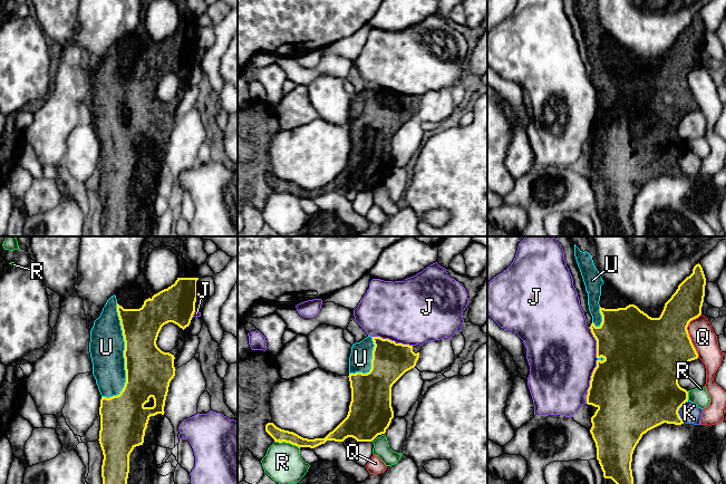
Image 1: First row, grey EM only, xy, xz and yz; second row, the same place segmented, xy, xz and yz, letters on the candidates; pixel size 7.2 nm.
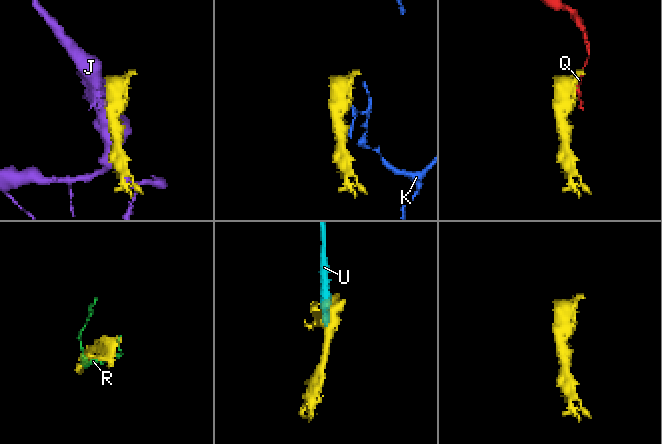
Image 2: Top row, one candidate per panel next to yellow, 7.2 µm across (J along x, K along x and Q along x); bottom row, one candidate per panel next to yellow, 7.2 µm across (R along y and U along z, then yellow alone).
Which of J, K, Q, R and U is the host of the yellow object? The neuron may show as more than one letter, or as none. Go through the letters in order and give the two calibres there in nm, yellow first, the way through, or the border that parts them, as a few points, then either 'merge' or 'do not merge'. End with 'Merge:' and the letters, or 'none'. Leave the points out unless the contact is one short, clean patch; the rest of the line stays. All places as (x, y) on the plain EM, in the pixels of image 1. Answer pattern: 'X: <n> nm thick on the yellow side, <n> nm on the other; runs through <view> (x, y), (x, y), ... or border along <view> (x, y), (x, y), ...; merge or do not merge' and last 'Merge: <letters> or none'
J: 480 nm thick on the yellow side, 480 nm on the other; do not merge
K: 460 nm thick on the yellow side, 150 nm on the other; border along yz (688, 151), (678, 161), (683, 172); do not merge
Q: 460 nm thick on the yellow side, 180 nm on the other; border along yz (700, 64), (687, 77), (688, 86), (698, 107); do not merge
R: 100 nm thick on the yellow side, 280 nm on the other; do not merge
U: 340 nm thick on the yellow side, 260 nm on the other; merge
Merge: U

